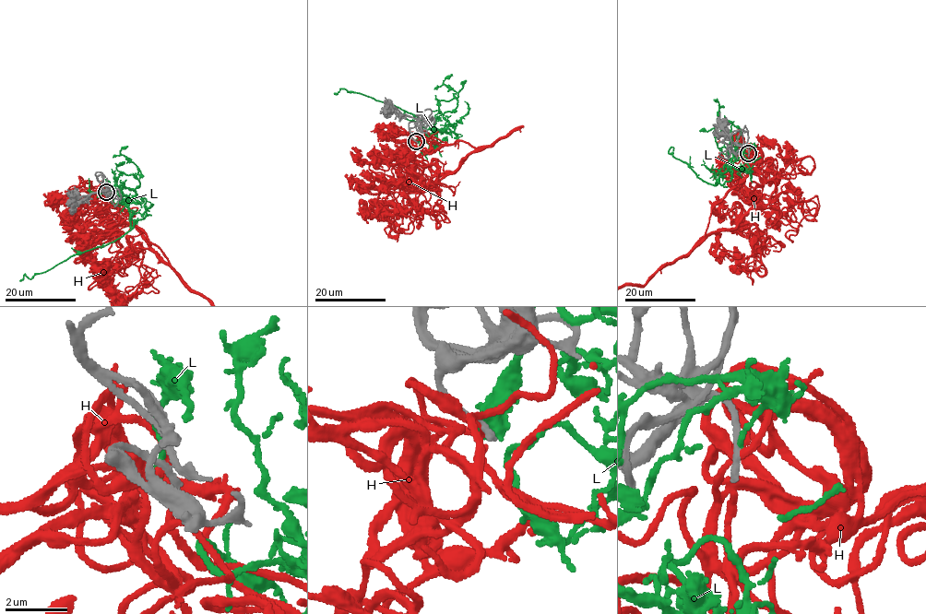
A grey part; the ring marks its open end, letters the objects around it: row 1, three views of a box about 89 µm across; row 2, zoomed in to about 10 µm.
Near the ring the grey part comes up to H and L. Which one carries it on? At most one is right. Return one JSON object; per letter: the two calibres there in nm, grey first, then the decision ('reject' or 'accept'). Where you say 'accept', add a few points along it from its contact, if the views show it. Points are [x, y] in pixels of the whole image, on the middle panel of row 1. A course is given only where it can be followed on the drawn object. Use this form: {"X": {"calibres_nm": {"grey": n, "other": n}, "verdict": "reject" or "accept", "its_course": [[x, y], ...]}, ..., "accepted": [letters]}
{"H": {"calibres_nm": {"grey": 280, "other": 240}, "verdict": "accept"}, "L": {"calibres_nm": {"grey": 280, "other": 180}, "verdict": "reject"}, "accepted": ["H"]}

